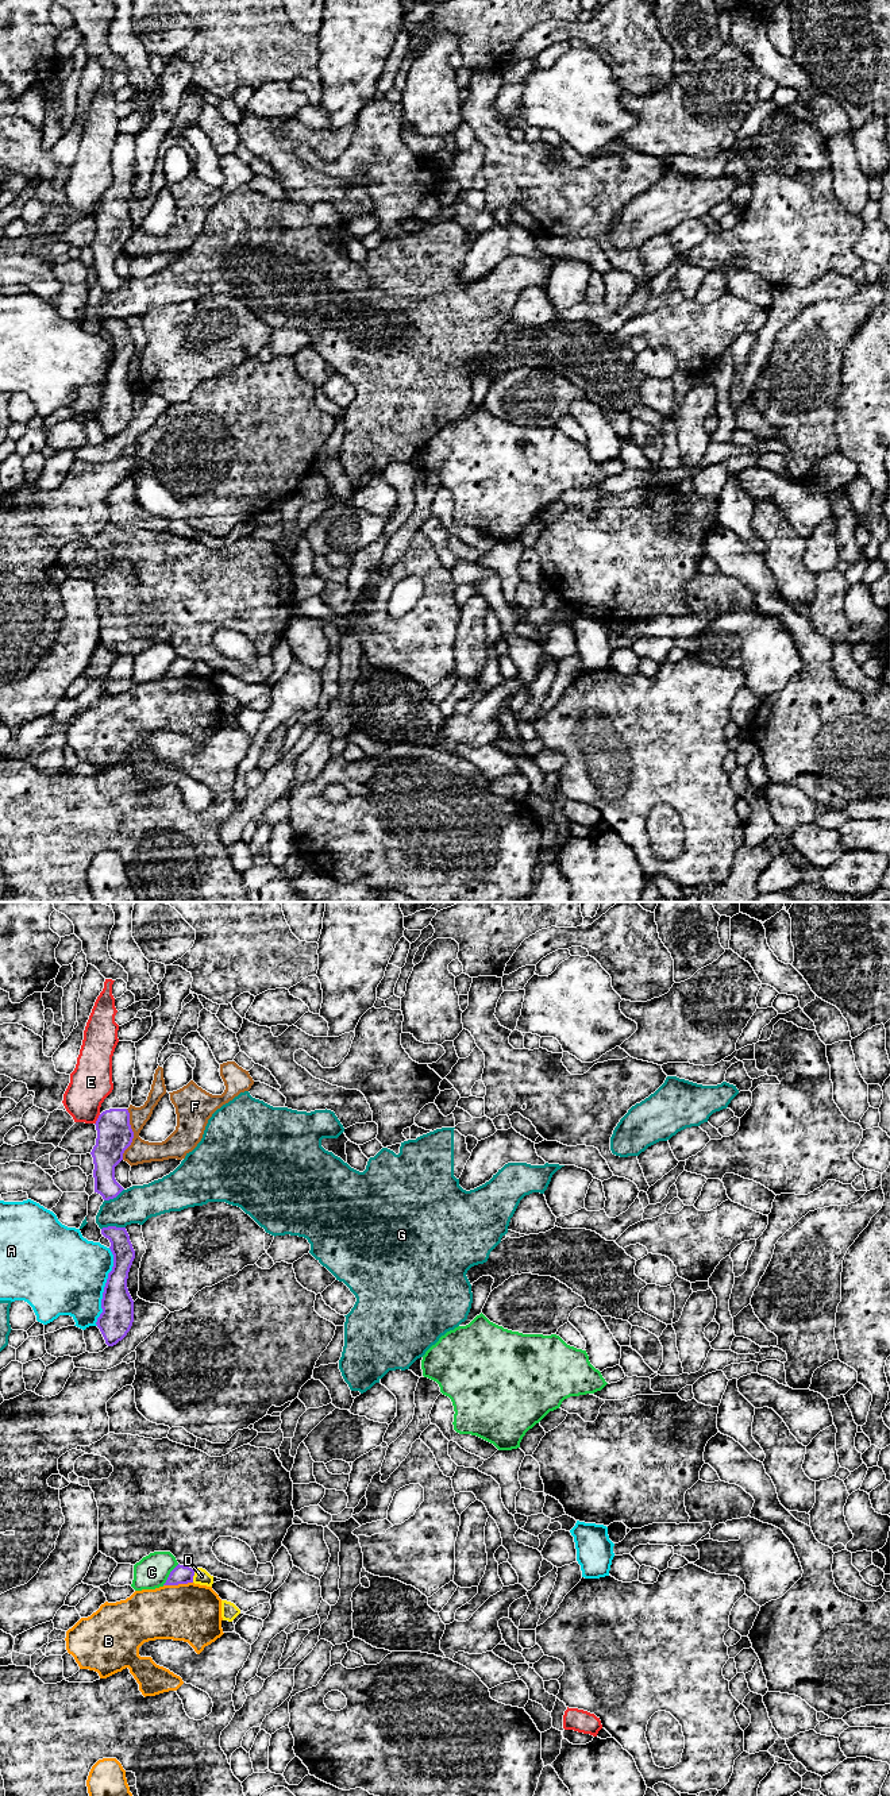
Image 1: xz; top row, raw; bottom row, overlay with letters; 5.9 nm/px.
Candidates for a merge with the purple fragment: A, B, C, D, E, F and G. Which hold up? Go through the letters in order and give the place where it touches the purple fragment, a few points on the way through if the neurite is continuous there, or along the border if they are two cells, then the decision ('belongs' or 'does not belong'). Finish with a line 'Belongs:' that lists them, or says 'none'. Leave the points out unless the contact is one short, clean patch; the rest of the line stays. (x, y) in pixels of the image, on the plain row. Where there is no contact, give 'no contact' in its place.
A: meets purple in xz at (104, 380); does not belong
B: meets purple in xz at (177, 677); does not belong
C: meets purple in xz at (169, 667); does not belong
D: meets purple in xz at (193, 667); border along xz (195, 662), (192, 674); does not belong
E: meets purple in xz at (97, 212); does not belong
F: meets purple in xz at (133, 227); border along xz (127, 201), (133, 234), (122, 251); does not belong
G: meets purple in xz at (112, 319); border along xz (124, 319), (104, 319), (101, 322); does not belong
Belongs: none

